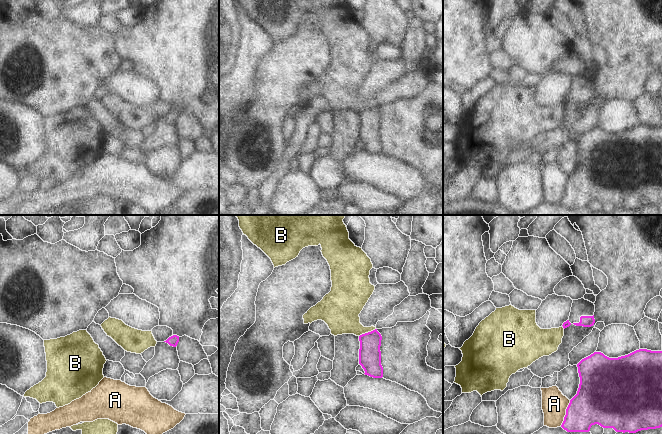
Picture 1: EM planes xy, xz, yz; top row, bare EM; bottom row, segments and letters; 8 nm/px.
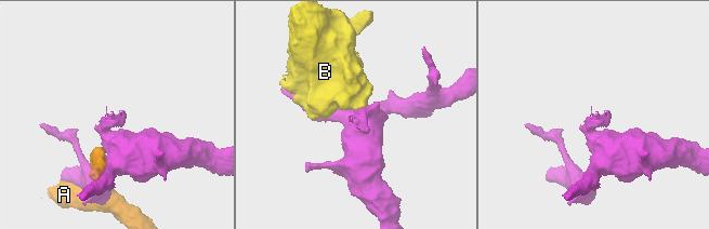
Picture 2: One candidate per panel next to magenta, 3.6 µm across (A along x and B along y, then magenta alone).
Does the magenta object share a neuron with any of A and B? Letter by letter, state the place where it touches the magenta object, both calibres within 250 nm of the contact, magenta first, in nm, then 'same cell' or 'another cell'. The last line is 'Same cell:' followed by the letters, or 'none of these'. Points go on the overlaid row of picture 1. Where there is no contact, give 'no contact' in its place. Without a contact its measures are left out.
A: yz (566, 413) | 340/200 nm | another cell
B: xz (368, 332) | 180/280 nm | another cell
Same cell: none of these

